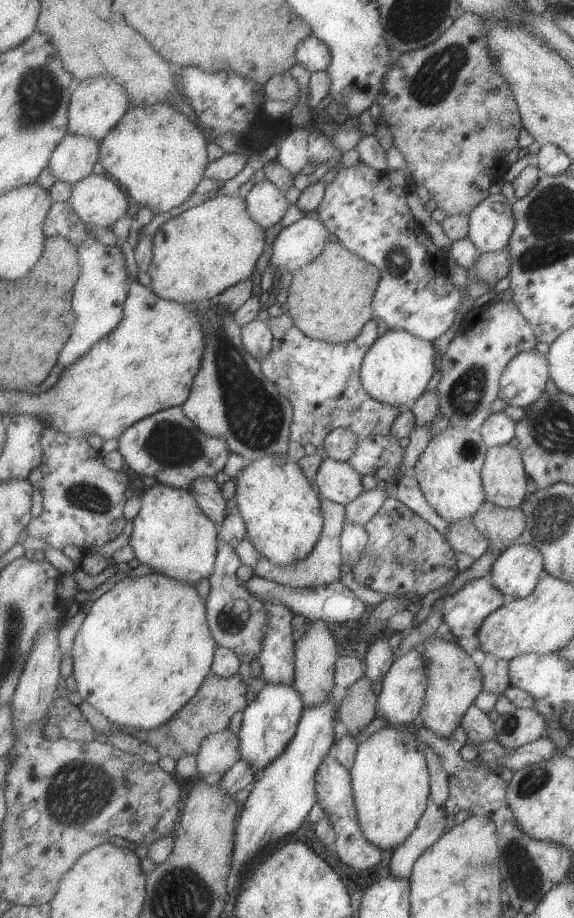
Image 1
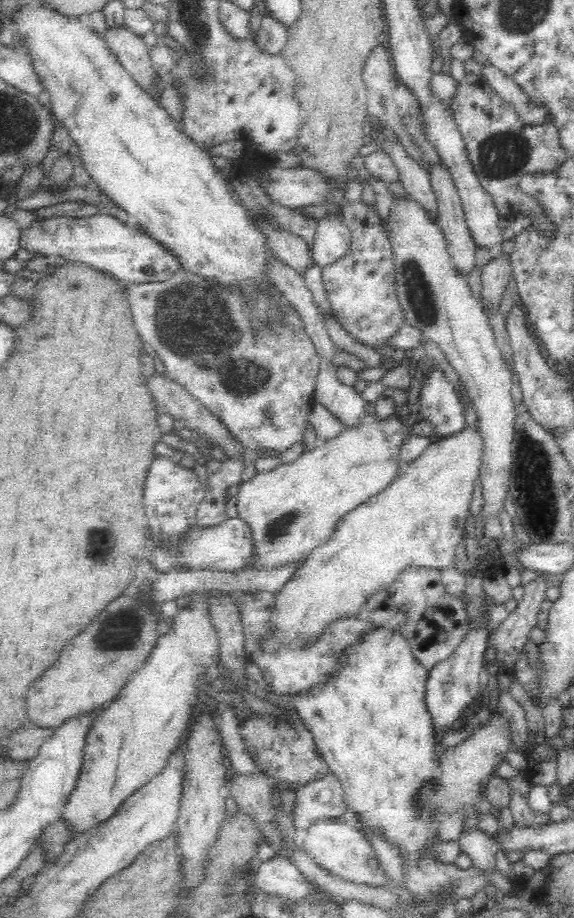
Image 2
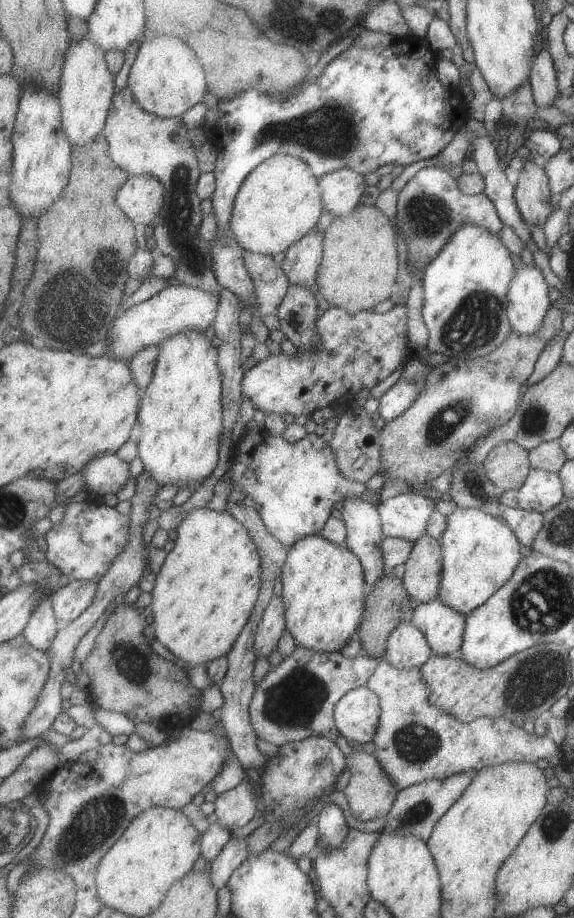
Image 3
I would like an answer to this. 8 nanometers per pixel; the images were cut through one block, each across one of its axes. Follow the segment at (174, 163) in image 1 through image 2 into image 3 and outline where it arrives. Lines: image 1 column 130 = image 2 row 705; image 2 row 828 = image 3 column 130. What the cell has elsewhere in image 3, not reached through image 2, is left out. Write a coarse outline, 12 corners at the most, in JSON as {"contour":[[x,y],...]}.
{"contour":[[145,40],[128,84],[148,112],[183,117],[210,90],[195,48]]}

